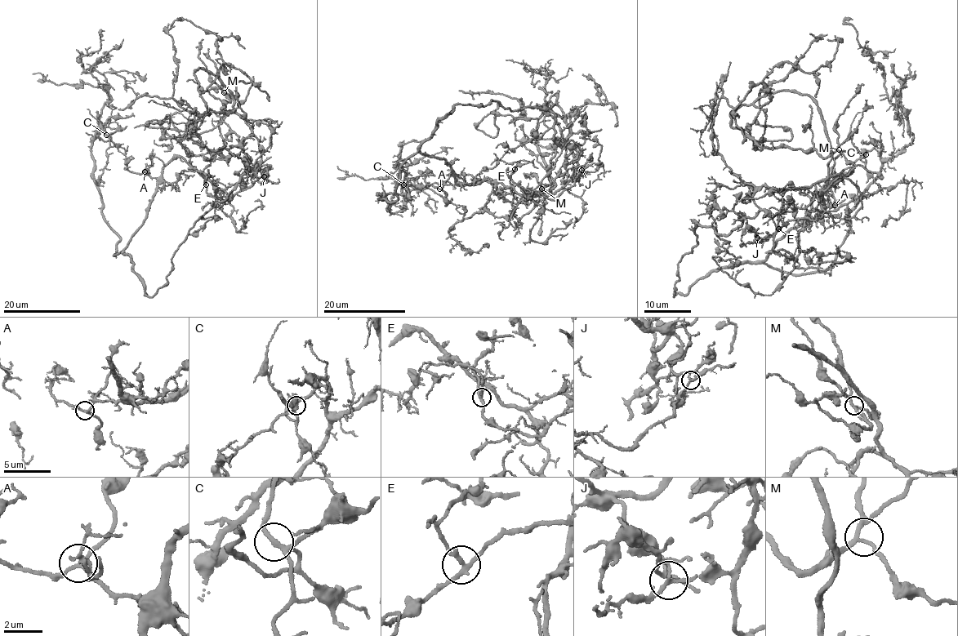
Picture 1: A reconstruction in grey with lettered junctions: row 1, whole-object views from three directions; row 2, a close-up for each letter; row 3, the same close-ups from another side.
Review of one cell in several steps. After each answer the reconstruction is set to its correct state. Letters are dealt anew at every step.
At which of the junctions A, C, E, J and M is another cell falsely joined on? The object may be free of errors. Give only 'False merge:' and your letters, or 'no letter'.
False merge: J

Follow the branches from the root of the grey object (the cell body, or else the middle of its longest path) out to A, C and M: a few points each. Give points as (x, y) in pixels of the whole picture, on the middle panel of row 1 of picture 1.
A: (502, 184), (483, 178), (475, 184), (461, 187), (457, 184), (447, 184), (439, 189)
C: (502, 184), (461, 187), (446, 161), (419, 153), (399, 167), (397, 199), (378, 197), (403, 184)
M: (502, 184), (552, 199), (580, 175), (551, 193), (537, 120), (557, 93), (571, 133), (555, 147), (541, 189)

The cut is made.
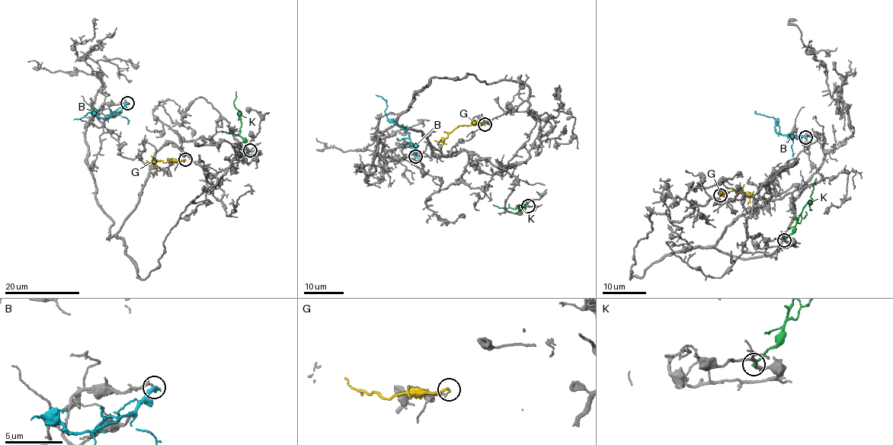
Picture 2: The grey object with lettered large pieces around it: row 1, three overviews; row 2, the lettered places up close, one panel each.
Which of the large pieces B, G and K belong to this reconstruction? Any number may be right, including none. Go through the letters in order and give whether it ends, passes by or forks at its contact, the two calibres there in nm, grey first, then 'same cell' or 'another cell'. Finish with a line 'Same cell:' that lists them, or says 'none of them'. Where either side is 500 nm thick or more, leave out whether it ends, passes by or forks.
B: it ends; calibres 200 and 480 nm; same cell
G: it ends; calibres 150 and 180 nm; another cell
K: it ends; calibres 170 and 180 nm; another cell
Same cell: B

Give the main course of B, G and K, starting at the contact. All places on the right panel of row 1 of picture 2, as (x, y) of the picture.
B: (806, 137), (782, 135), (776, 131), (775, 118), (754, 111)
G: (720, 195), (721, 191), (741, 190), (751, 196), (753, 190)
K: (784, 239), (792, 232), (804, 206), (811, 200), (816, 178)

